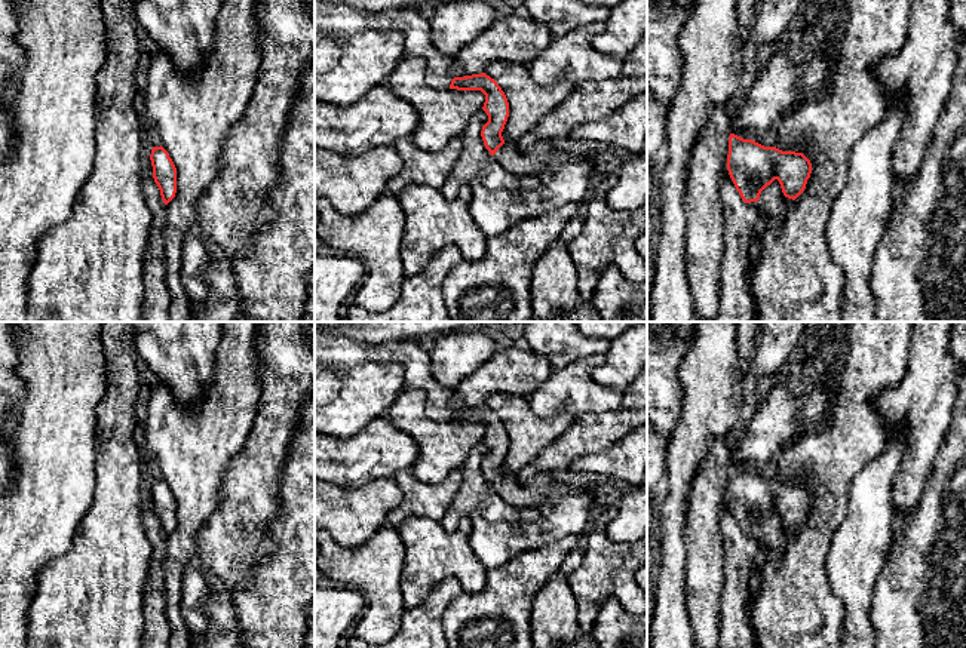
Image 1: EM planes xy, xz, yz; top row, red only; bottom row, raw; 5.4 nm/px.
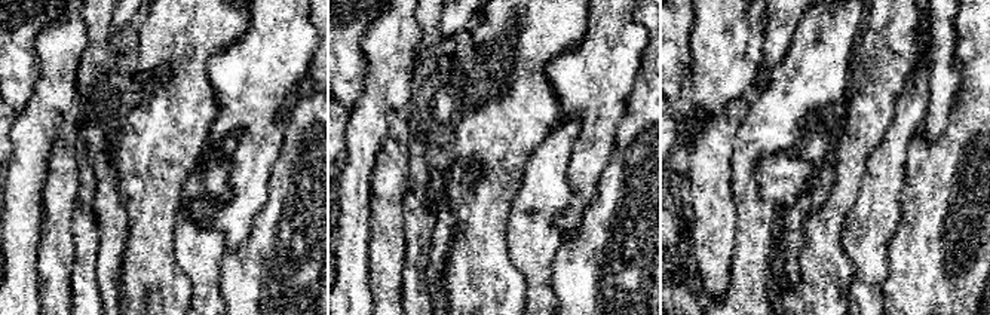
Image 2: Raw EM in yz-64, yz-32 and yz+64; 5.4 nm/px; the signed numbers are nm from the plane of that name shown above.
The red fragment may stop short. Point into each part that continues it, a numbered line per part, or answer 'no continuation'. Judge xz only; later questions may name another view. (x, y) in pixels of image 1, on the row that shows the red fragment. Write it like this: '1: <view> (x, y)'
1: xz (339, 18)
2: xz (527, 162)

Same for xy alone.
no continuation

